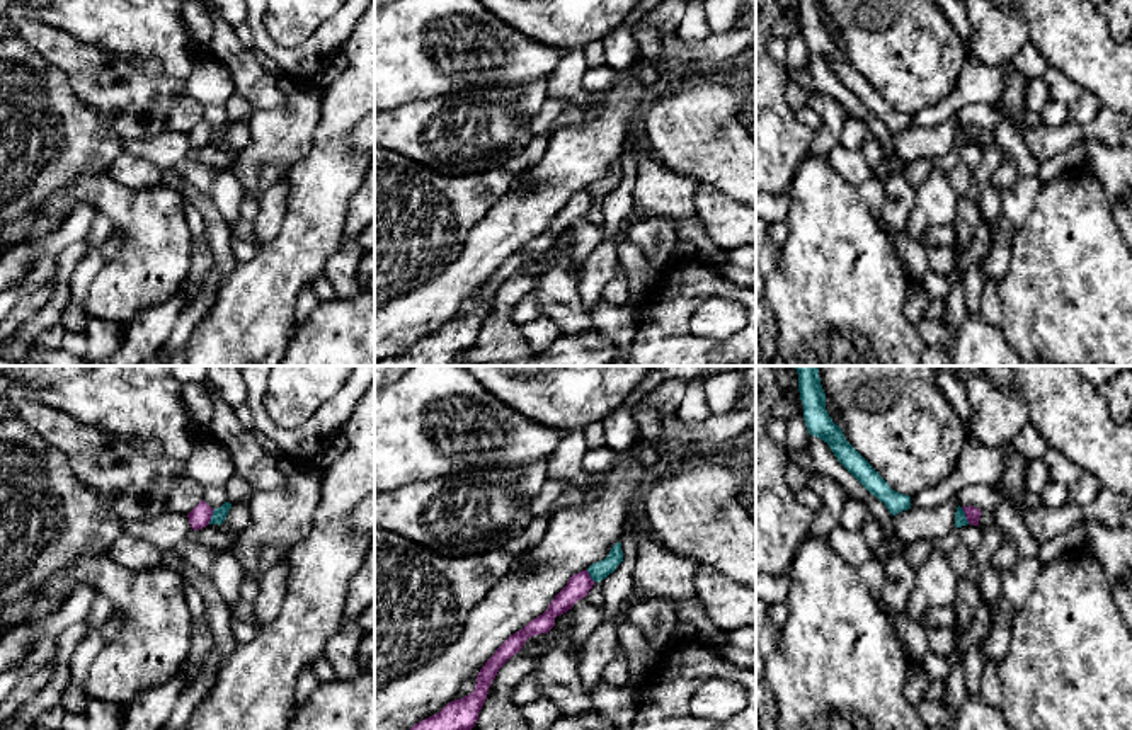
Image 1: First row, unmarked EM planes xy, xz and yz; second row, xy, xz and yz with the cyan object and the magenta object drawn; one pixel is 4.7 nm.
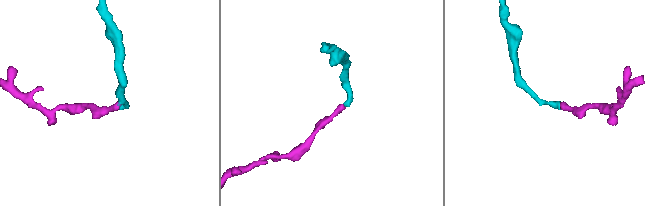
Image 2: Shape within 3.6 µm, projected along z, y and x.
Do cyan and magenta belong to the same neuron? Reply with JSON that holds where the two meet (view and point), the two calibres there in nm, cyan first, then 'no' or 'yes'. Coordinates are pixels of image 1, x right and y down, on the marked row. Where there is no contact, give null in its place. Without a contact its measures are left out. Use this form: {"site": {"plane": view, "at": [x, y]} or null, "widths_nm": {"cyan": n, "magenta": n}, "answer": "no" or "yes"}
{"site": {"plane": "yz", "at": [964, 516]}, "widths_nm": {"cyan": 60, "magenta": 70}, "answer": "no"}

